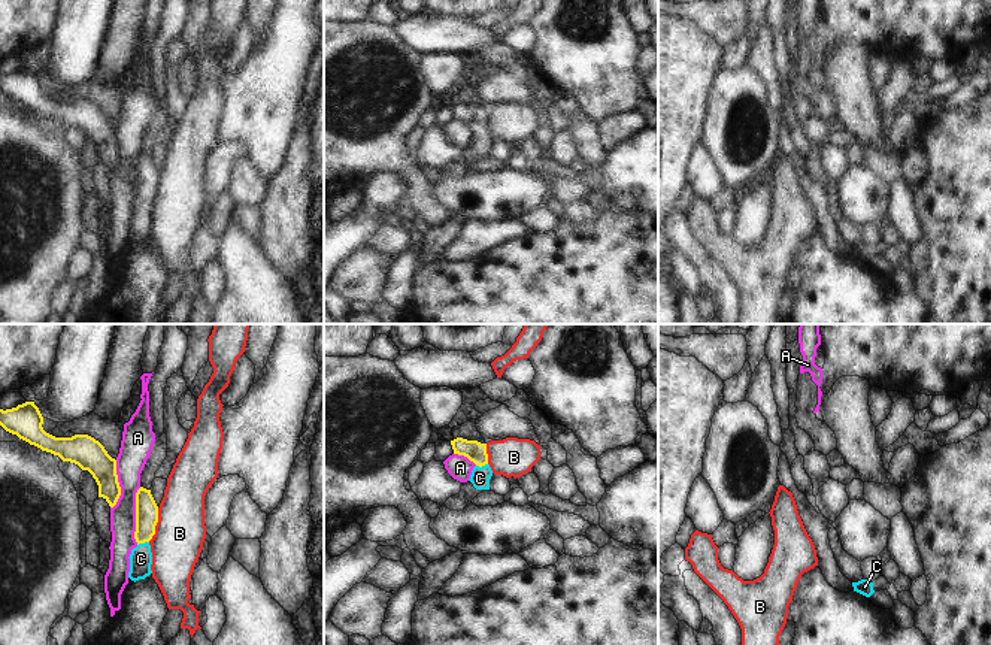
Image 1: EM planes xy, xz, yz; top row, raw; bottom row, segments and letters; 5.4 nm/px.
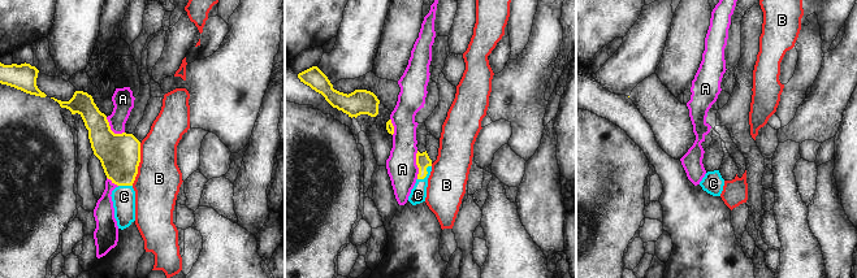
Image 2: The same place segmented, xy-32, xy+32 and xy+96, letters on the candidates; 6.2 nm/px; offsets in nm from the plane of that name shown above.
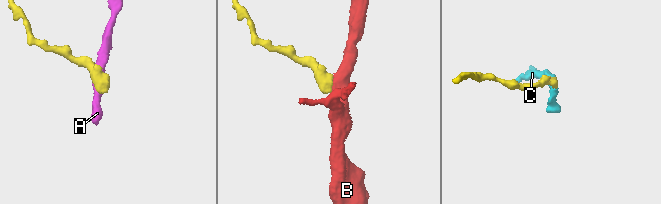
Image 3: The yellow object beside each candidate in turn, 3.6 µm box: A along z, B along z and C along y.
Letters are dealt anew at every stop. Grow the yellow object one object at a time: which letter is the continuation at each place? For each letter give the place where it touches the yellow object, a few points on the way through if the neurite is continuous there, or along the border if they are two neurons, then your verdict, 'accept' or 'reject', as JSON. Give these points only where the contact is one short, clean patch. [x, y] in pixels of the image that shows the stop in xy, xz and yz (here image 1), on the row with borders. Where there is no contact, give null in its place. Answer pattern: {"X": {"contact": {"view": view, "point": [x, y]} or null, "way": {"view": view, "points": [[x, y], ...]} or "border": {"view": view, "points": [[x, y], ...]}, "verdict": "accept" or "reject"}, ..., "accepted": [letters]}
{"A": {"contact": {"view": "xy", "point": [136, 515]}, "border": {"view": "xy", "points": [[141, 487], [136, 493], [136, 544]]}, "verdict": "reject"}, "B": {"contact": {"view": "xy", "point": [155, 524]}, "border": {"view": "xy", "points": [[158, 508], [155, 533], [148, 541]]}, "verdict": "reject"}, "C": {"contact": {"view": "xy", "point": [142, 542]}, "way": {"view": "xy", "points": [[147, 511], [142, 542], [141, 559]]}, "verdict": "accept"}, "accepted": ["C"]}

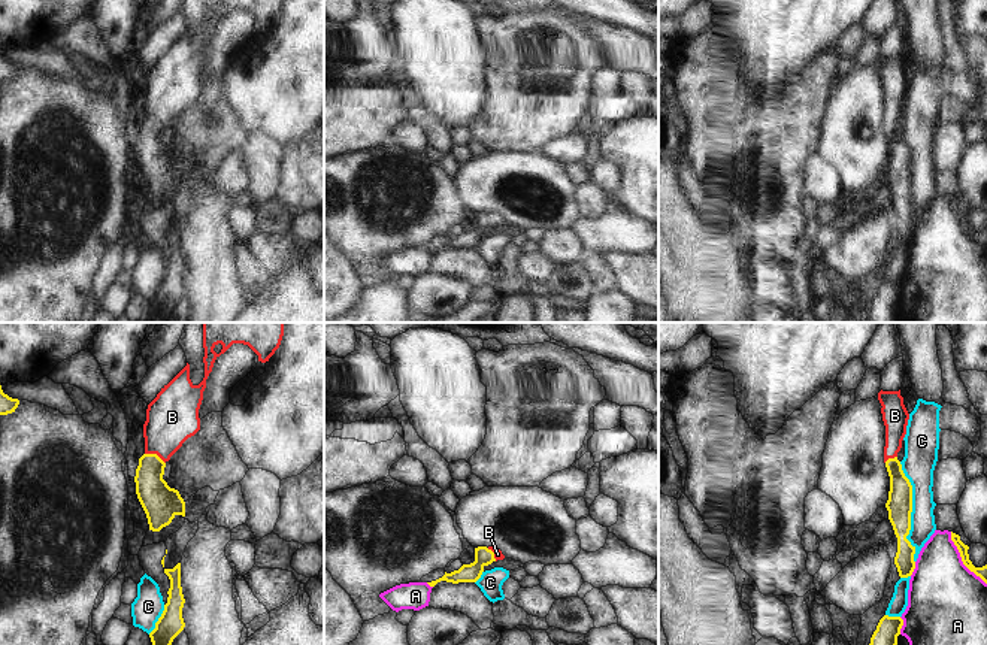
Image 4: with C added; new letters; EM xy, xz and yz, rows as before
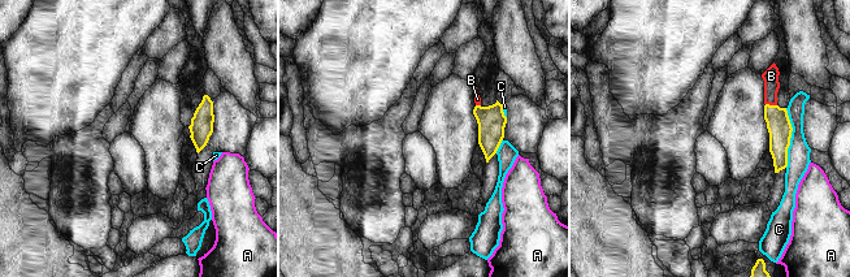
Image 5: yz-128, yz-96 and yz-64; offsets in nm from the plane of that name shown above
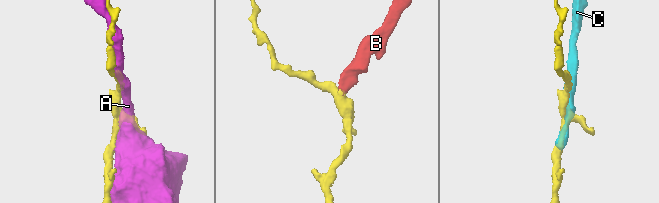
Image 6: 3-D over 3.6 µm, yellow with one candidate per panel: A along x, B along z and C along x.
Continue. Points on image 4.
{"A": {"contact": {"view": "yz", "point": [962, 559]}, "verdict": "reject"}, "B": {"contact": {"view": "xy", "point": [156, 454]}, "way": {"view": "xy", "points": [[159, 500], [154, 494], [156, 454], [172, 417]]}, "verdict": "accept"}, "C": {"contact": {"view": "yz", "point": [911, 511]}, "border": {"view": "yz", "points": [[899, 462], [911, 485], [907, 539], [914, 562]]}, "verdict": "reject"}, "accepted": ["B"]}

